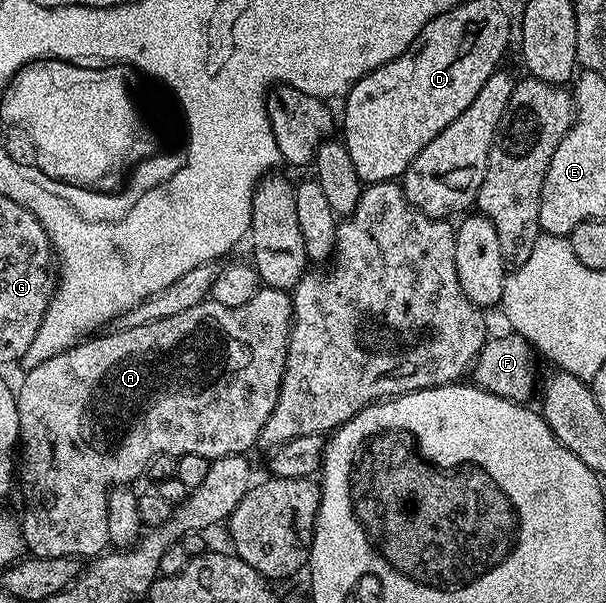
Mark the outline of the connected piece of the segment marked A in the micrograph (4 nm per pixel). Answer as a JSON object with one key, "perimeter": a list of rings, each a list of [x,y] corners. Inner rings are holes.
{"perimeter":[[[262,286],[246,304],[240,304],[236,308],[228,308],[213,300],[203,300],[176,316],[168,316],[168,320],[156,320],[152,324],[144,324],[127,330],[115,329],[114,334],[102,332],[97,336],[87,337],[77,346],[72,346],[40,364],[29,367],[25,371],[27,374],[23,376],[22,383],[16,386],[20,443],[20,461],[16,466],[16,482],[19,487],[22,485],[20,529],[22,539],[26,541],[26,550],[36,558],[64,556],[79,560],[93,559],[111,545],[108,534],[107,494],[113,487],[125,487],[132,483],[130,481],[133,478],[144,474],[147,467],[154,462],[153,458],[158,458],[161,454],[171,454],[170,458],[177,460],[183,454],[191,454],[213,460],[233,454],[246,454],[253,446],[257,447],[260,432],[264,424],[268,424],[268,416],[272,416],[272,408],[276,406],[278,399],[293,317],[294,305],[291,295],[285,290]]]}

